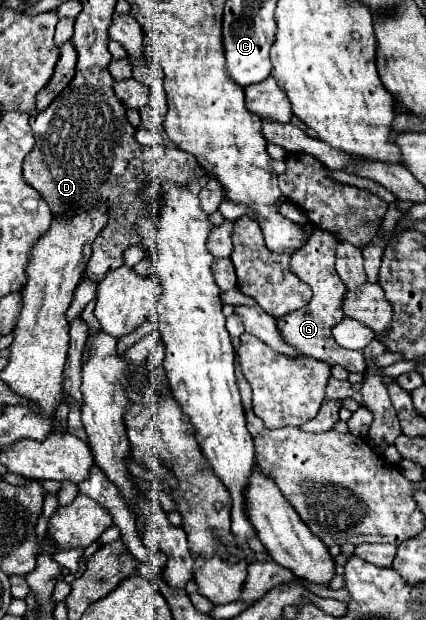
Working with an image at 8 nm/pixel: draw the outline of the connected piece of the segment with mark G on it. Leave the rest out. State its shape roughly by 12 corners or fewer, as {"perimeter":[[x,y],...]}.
{"perimeter":[[315,227],[291,257],[313,289],[279,331],[305,357],[363,373],[363,353],[339,347],[343,315],[333,233]]}

